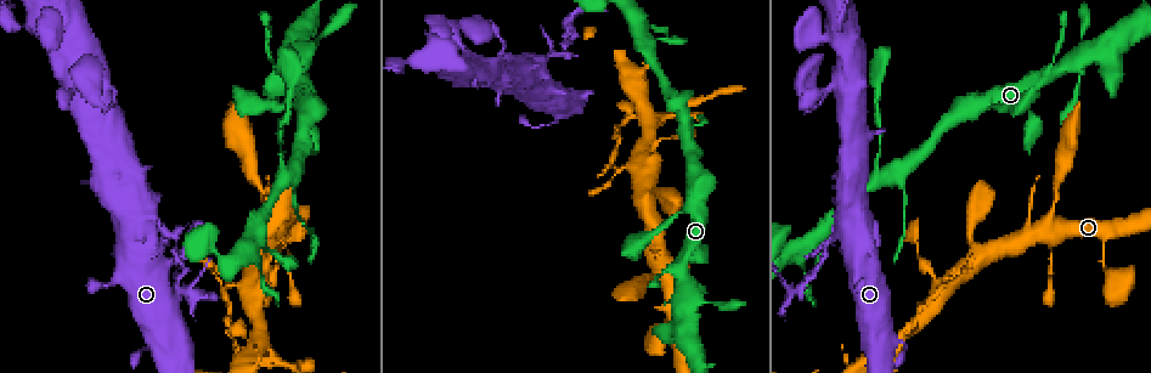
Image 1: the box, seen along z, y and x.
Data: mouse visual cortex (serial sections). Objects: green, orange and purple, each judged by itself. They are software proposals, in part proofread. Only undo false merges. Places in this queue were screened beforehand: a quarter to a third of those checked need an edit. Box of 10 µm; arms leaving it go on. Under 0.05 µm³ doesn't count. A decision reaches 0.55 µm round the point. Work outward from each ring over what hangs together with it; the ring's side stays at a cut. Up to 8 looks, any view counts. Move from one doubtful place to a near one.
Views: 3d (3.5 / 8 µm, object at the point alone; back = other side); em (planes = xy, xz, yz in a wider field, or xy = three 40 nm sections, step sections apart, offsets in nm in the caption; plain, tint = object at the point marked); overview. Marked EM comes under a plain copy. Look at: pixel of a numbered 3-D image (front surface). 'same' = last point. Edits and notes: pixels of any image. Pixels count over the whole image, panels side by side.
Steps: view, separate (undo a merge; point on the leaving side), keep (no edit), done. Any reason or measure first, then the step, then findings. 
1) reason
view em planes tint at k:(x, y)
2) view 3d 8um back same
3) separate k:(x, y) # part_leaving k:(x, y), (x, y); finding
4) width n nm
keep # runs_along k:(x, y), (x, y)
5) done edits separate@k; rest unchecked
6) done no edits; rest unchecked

view 3d 3.5um at 1:(146, 215)

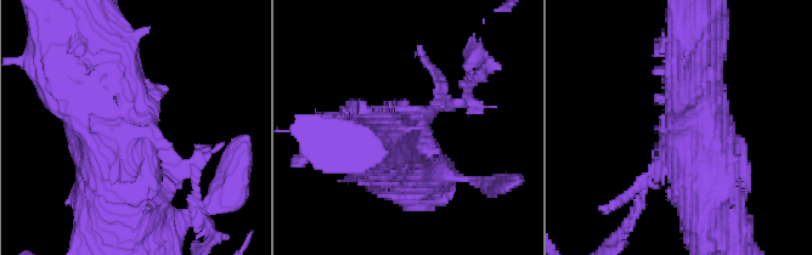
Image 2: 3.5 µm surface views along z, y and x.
view em xy step 5 tint at 2:(138, 126)

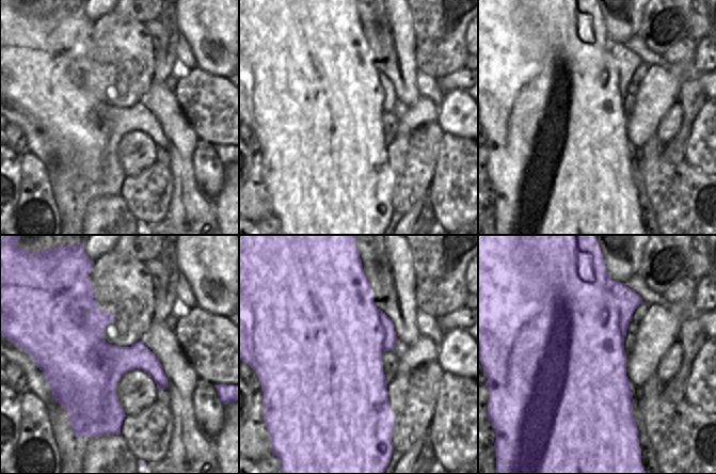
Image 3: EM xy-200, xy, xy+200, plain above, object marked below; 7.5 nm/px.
separate 2:(172, 162) # border 3:(109, 345), (109, 366), (123, 374); a second cell is stuck on

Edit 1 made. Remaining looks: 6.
view overview

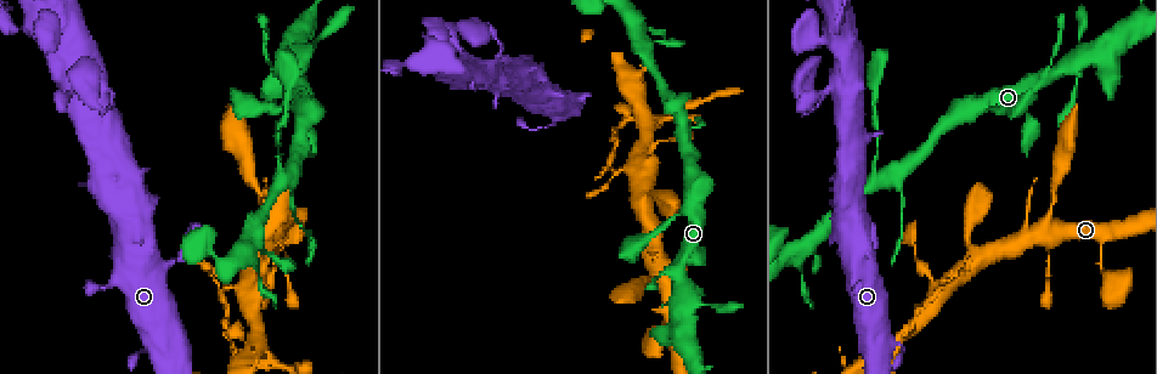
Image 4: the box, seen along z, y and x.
sharp bend
view 3d 3.5um at 4:(488, 65)

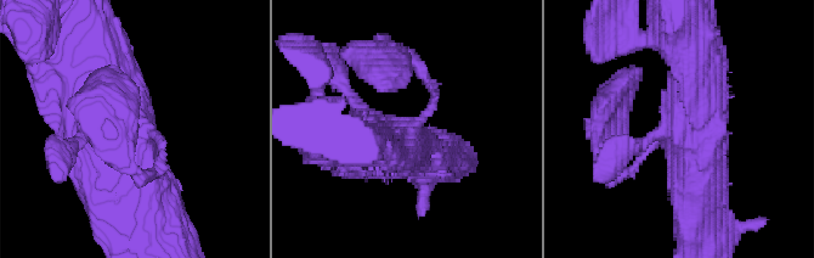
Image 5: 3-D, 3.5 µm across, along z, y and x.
shape alone is not enough
view em xy step 2 tint at 5:(411, 130)

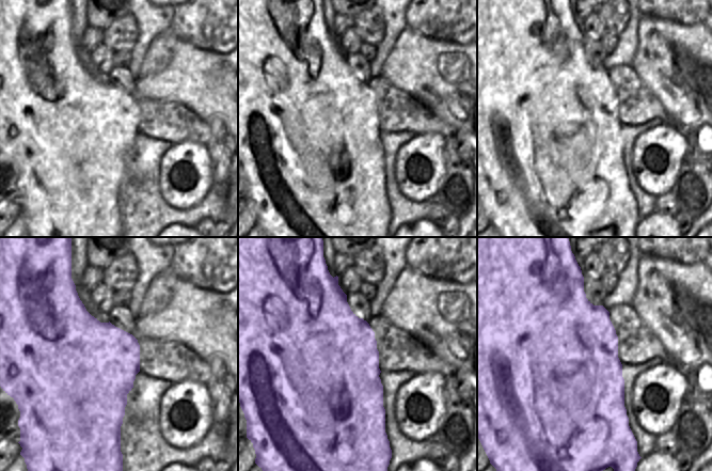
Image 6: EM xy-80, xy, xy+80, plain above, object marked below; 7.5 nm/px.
keep # runs_along 5:(131, 220), (68, 71); continuous, no second cell

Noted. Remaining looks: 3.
abrupt turn
view 3d 3.5um at 4:(259, 342)

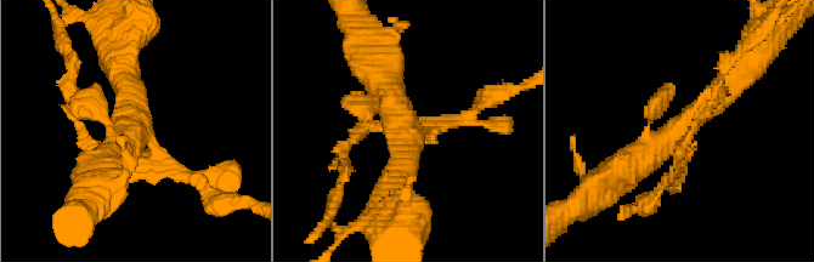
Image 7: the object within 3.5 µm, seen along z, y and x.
view em xy step 2 tint at 7:(685, 126)

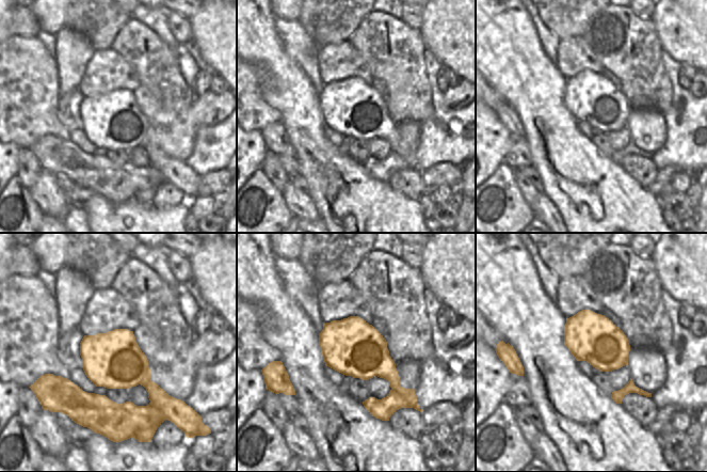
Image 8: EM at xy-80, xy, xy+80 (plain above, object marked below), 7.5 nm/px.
view em xy step 3 tint same

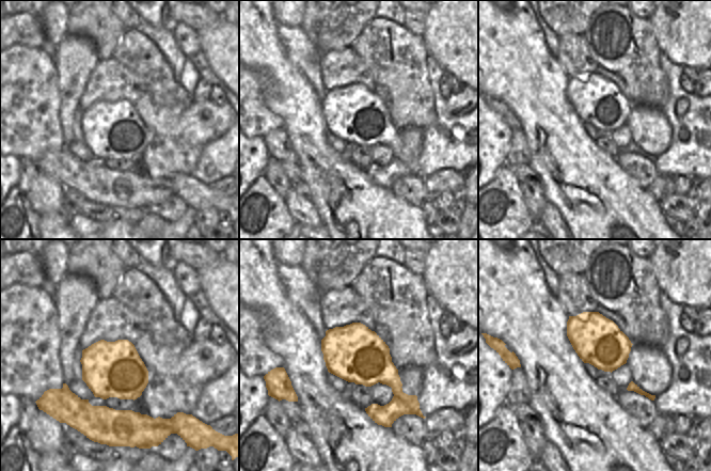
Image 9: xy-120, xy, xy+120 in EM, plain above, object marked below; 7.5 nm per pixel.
separate 7:(177, 177) # part_leaving 7:(156, 147), (219, 203), (244, 203); two cells meet here

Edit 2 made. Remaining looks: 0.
done edits separate@2, separate@7; rest unchecked

